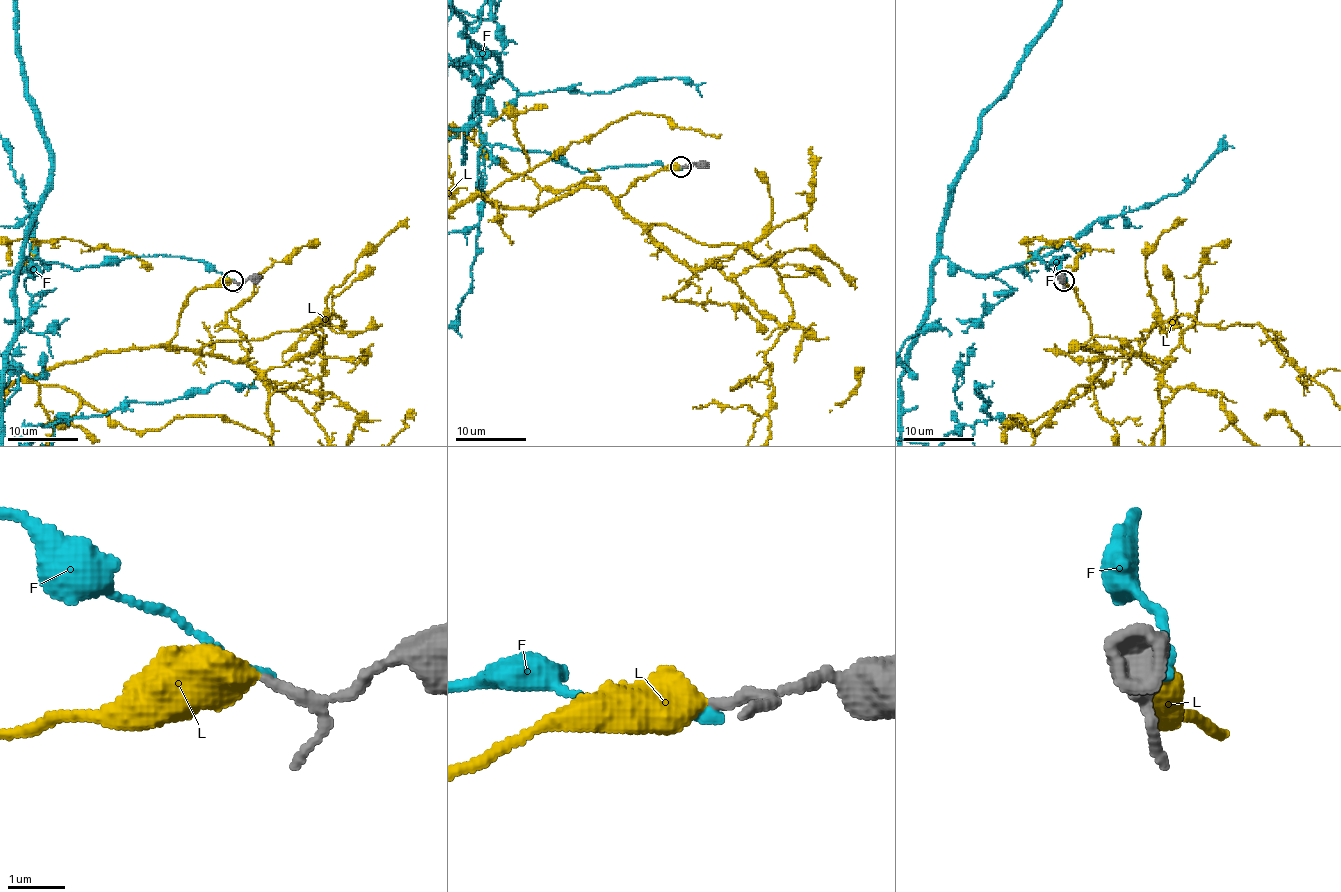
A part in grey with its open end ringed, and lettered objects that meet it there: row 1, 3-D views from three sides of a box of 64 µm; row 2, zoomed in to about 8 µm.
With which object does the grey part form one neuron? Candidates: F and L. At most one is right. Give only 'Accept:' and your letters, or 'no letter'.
Accept: L

